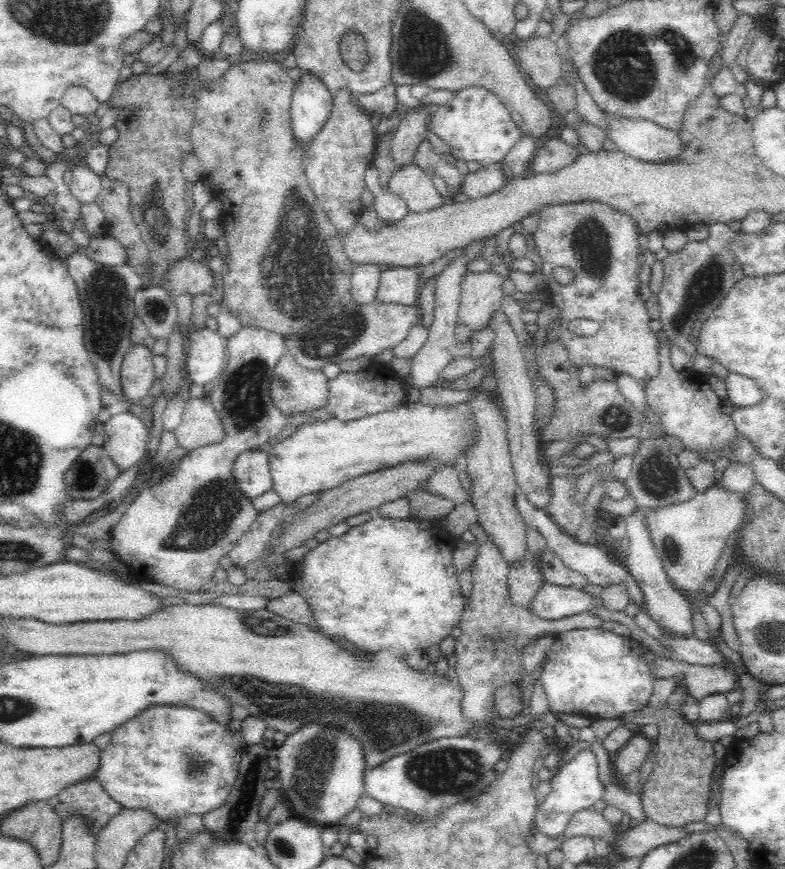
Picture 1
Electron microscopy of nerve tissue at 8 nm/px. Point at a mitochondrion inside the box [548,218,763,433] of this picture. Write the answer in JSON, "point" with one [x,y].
{"point":[708,282]}

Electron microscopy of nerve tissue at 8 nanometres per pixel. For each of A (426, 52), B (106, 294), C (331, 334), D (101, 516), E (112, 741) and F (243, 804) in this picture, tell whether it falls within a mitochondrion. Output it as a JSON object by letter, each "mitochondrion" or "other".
{"A":"mitochondrion","B":"mitochondrion","C":"mitochondrion","D":"other","E":"other","F":"mitochondrion"}

